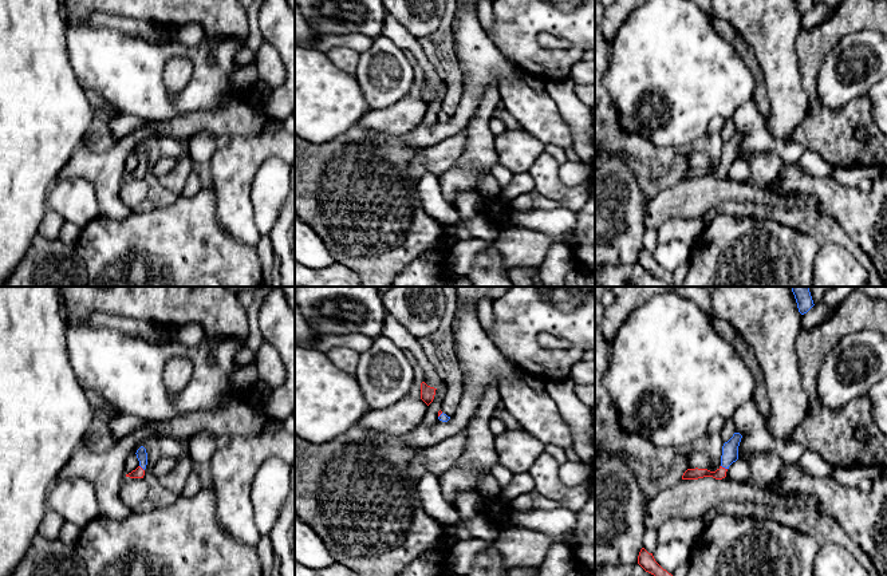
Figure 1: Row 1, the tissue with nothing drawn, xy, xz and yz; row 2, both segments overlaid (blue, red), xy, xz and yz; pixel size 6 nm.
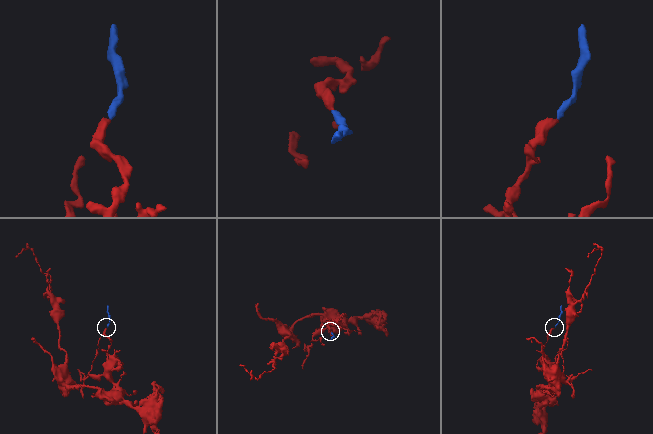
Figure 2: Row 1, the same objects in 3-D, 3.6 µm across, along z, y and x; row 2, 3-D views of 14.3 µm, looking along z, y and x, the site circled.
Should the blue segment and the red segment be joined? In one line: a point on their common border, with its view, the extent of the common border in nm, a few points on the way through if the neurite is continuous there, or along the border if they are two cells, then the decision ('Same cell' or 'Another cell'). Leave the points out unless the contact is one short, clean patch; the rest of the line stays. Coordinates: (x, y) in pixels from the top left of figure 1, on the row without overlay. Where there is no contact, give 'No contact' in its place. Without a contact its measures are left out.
Touches blue at yz (724, 166). Shared border 50 nm. Path across: yz (730, 149), (724, 166), (717, 173), (696, 173). Same cell

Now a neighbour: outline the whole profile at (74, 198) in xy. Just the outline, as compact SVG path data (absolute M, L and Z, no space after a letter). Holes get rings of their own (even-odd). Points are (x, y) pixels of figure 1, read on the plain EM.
M82 177L55 182L47 194L47 206L82 229L99 217L95 189Z

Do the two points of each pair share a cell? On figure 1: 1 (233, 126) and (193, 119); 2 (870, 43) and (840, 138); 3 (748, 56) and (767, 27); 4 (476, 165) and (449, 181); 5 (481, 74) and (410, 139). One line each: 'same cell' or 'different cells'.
1: same cell
2: different cells
3: different cells
4: same cell
5: same cell

